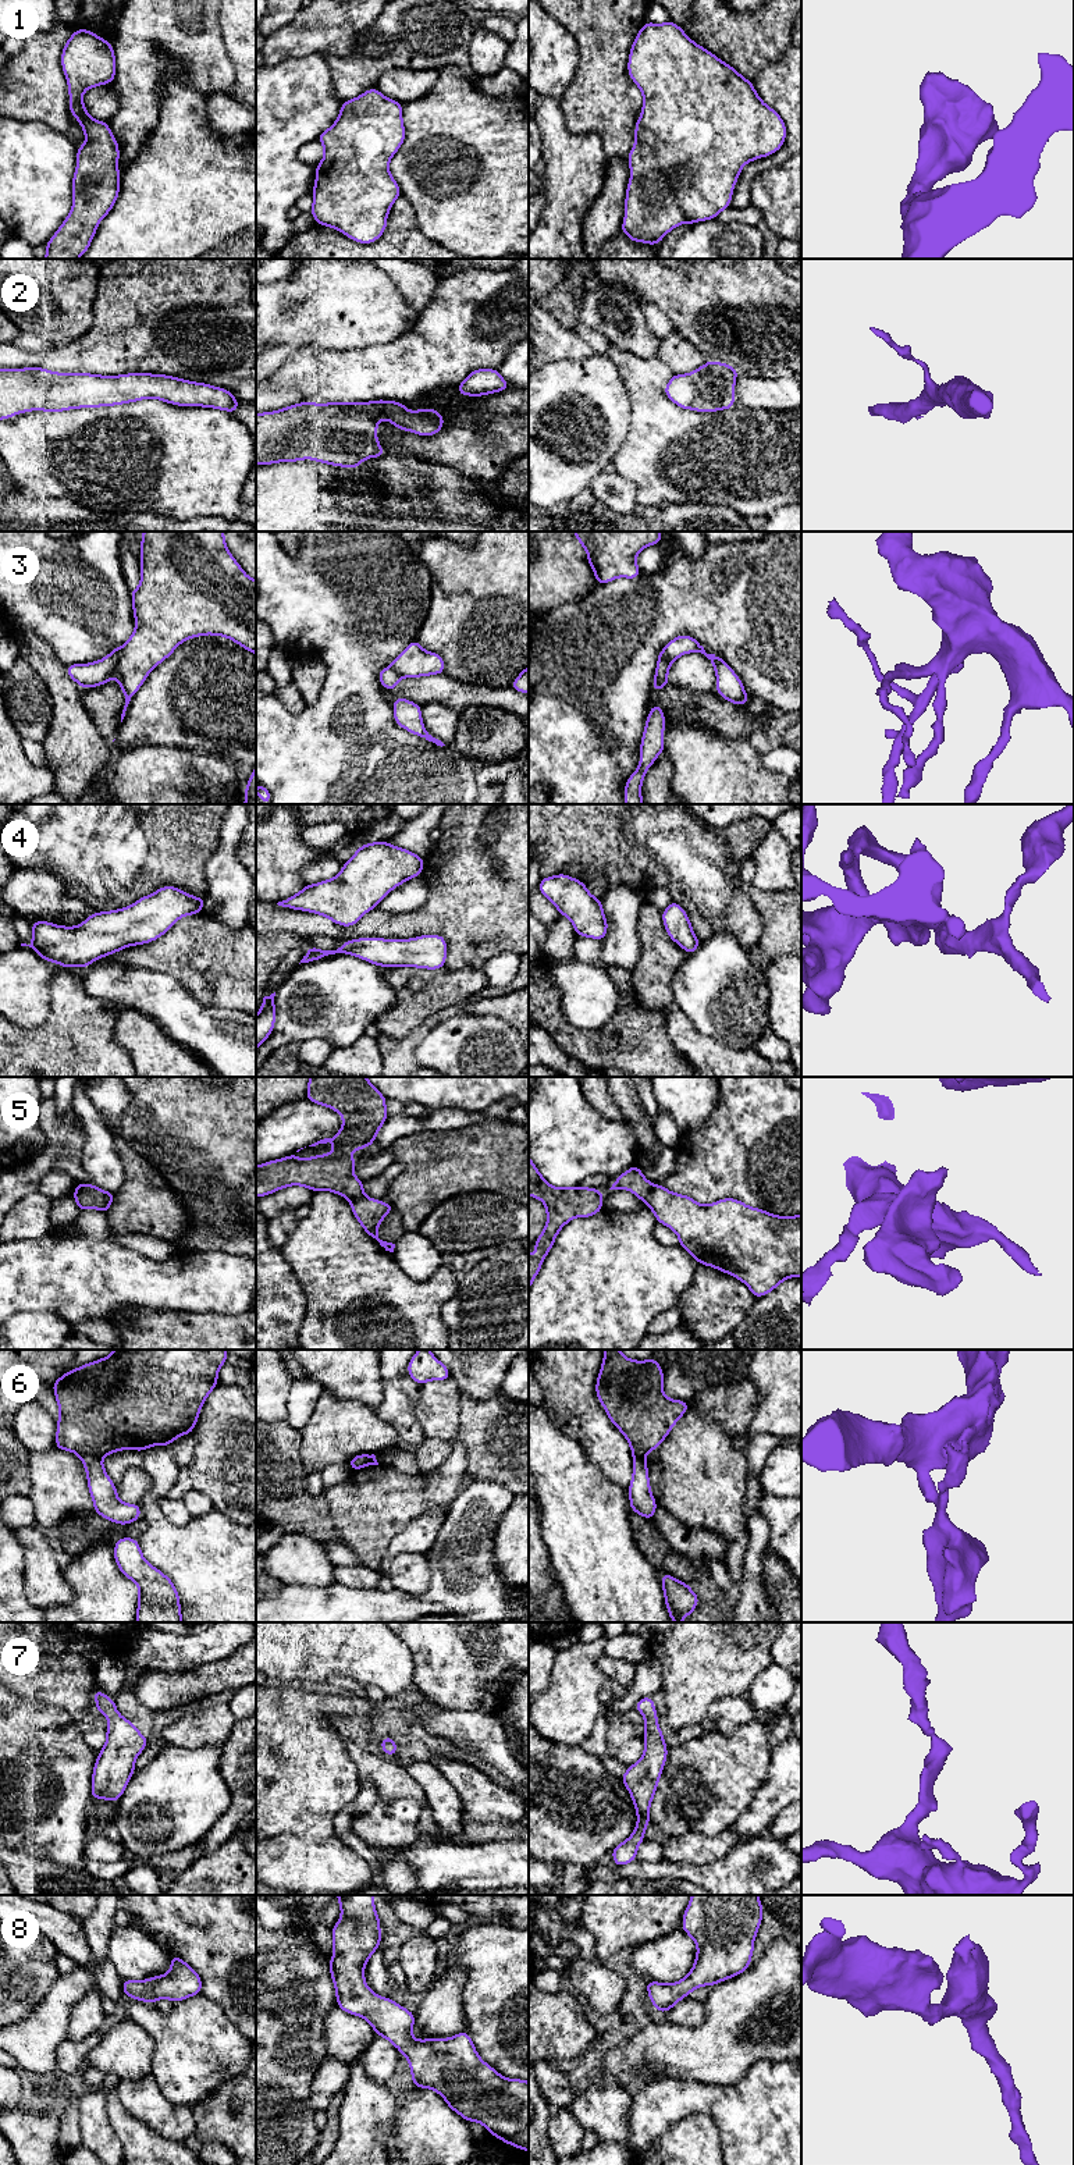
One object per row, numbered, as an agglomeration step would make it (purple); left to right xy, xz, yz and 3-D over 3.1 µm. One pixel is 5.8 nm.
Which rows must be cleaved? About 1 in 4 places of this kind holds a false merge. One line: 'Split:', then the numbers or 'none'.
Split: 3, 6

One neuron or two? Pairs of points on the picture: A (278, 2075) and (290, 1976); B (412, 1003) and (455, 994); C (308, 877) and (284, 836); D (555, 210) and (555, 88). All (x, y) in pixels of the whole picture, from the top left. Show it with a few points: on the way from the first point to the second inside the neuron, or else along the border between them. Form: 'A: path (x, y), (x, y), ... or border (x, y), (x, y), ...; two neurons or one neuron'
A: path (278, 2050), (278, 2001); one neuron
B: path (423, 1001), (431, 994), (444, 994); one neuron
C: border (334, 857), (312, 861), (302, 871), (303, 885); two neurons
D: border (543, 93), (559, 100); two neurons

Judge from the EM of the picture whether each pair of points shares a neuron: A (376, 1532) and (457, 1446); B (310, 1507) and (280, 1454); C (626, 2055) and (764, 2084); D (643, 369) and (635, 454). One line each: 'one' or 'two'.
A: one
B: one
C: two
D: one

